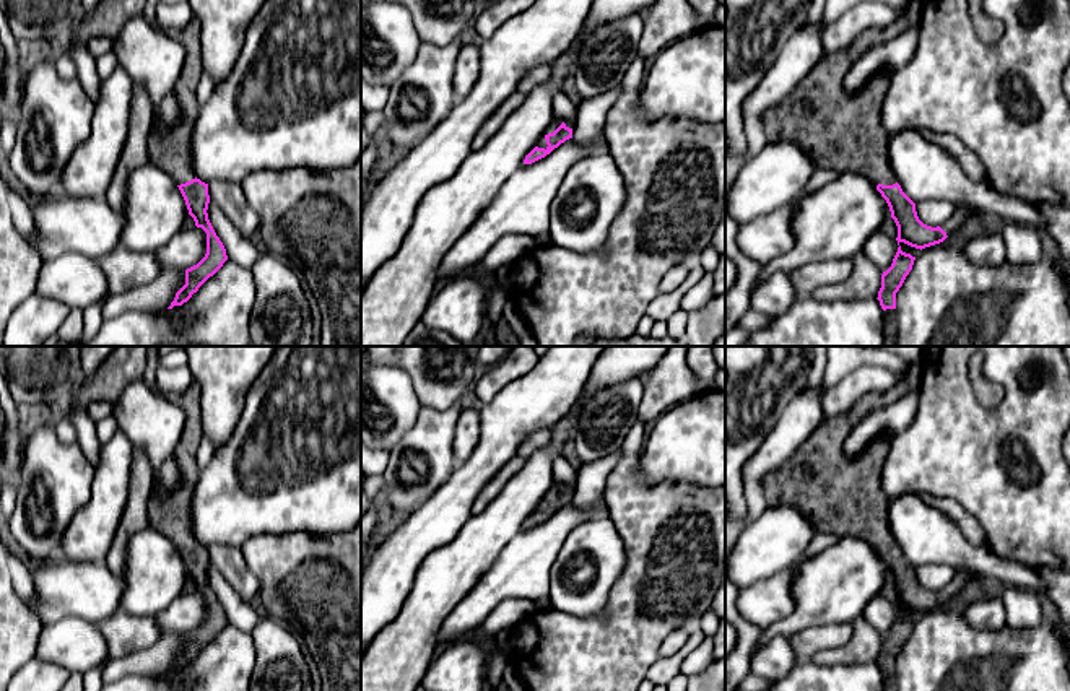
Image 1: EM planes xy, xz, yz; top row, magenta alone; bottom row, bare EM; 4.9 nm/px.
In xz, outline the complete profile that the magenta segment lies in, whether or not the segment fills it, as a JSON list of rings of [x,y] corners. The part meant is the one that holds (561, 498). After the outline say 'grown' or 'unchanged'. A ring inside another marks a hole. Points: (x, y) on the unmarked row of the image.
[[[553,483],[550,491],[540,501],[537,511],[525,520],[524,528],[532,528],[545,522],[561,507],[572,502],[572,493],[574,493],[574,486],[561,486]]]; grown

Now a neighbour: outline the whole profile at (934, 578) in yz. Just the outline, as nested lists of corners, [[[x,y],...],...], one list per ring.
[[[924,564],[916,567],[919,584],[932,592],[945,589],[958,574],[958,569],[948,564]]]

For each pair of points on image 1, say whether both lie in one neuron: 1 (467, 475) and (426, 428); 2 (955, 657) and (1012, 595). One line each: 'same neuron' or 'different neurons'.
1: different neurons
2: different neurons

